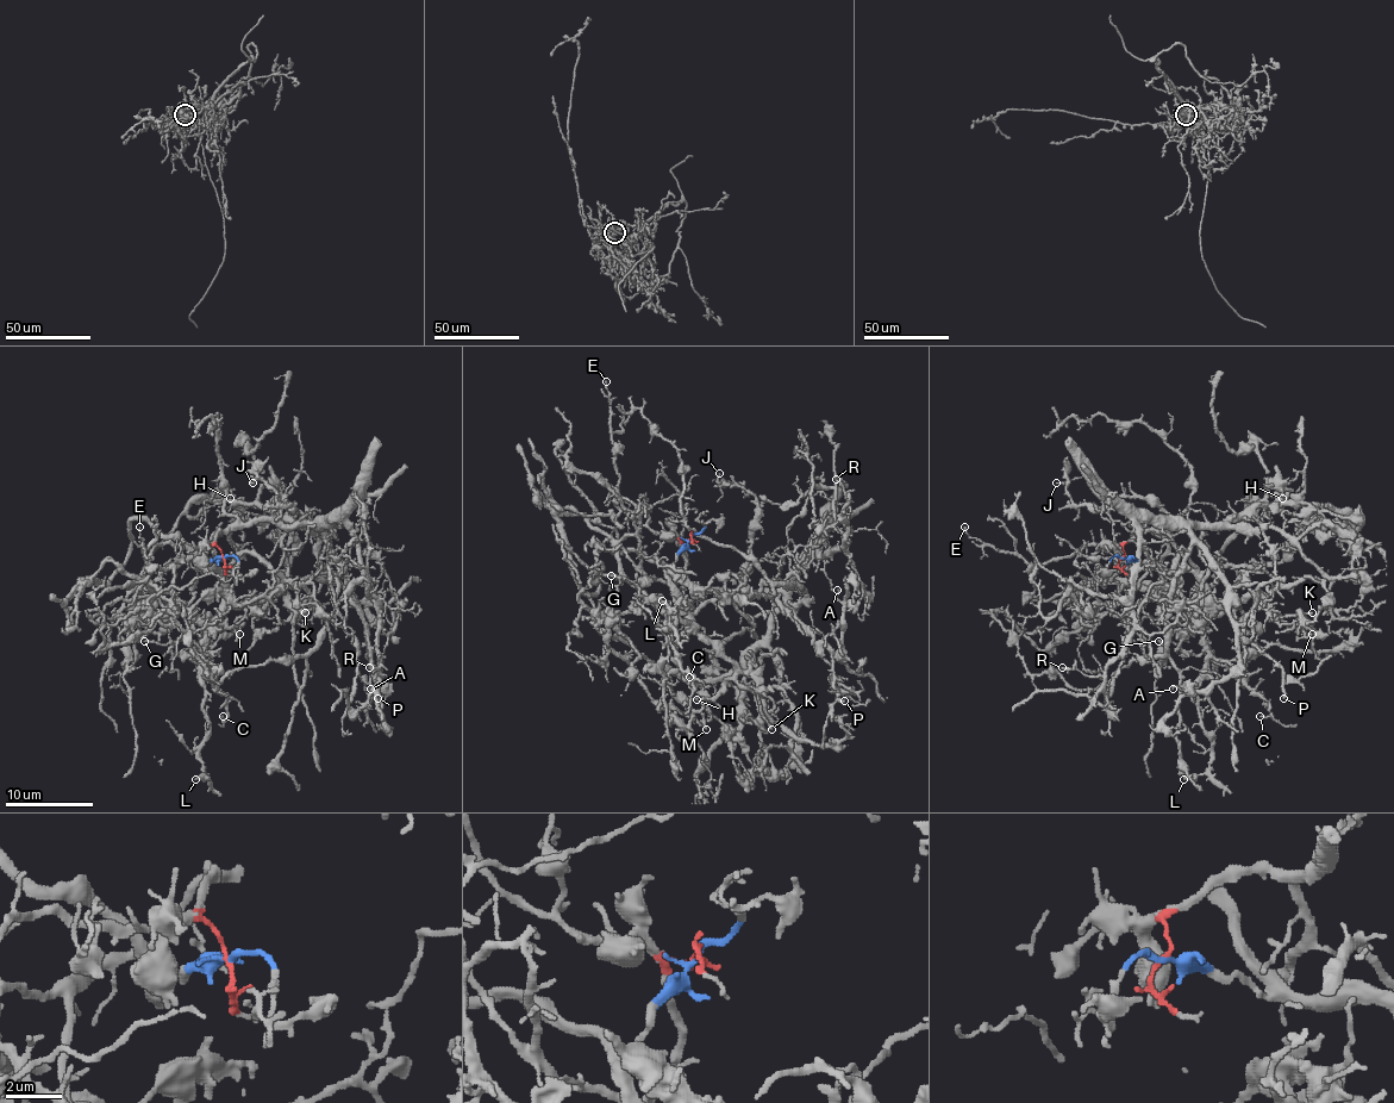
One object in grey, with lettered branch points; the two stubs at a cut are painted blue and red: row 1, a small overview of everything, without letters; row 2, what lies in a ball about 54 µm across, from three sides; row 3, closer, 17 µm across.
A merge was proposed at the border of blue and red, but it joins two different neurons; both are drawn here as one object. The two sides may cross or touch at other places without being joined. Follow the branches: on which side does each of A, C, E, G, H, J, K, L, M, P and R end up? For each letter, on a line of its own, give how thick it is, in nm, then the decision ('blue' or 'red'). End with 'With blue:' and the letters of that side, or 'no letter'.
A: 130 nm | red
C: 120 nm | blue
E: 110 nm | red
G: 90 nm | blue
H: 80 nm | red
J: 120 nm | red
K: 110 nm | blue
L: 280 nm | blue
M: 130 nm | blue
P: 200 nm | red
R: 120 nm | red
With blue: C, G, K, L, M

